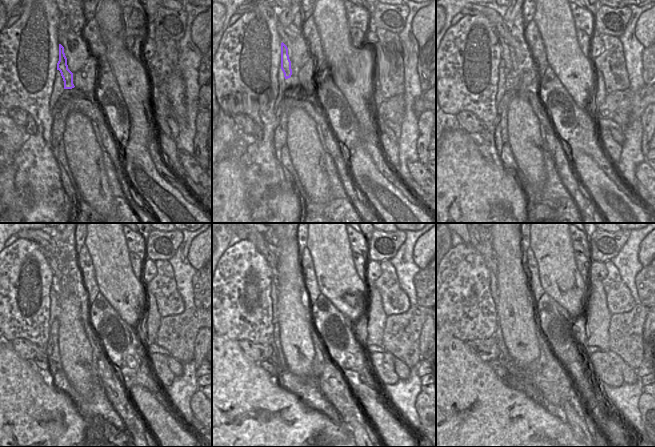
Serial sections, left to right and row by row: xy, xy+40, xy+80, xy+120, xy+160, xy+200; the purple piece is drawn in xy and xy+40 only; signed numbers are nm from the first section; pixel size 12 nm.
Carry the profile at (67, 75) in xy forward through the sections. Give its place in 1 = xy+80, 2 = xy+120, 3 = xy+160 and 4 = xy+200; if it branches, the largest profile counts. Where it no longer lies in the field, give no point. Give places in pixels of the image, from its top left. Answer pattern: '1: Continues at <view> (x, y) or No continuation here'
1: Continues at xy+80 (505, 51)
2: Continues at xy+120 (51, 261)
3: Continues at xy+160 (260, 243)
4: Continues at xy+200 (482, 243).

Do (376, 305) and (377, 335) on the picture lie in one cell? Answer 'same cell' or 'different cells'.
same cell

